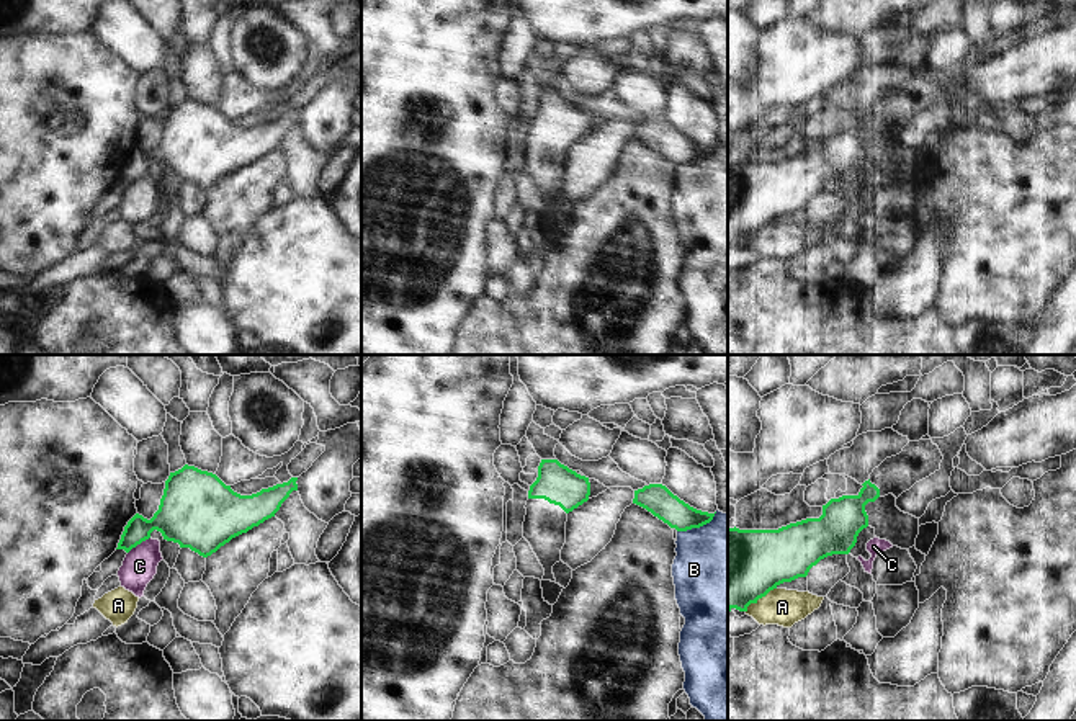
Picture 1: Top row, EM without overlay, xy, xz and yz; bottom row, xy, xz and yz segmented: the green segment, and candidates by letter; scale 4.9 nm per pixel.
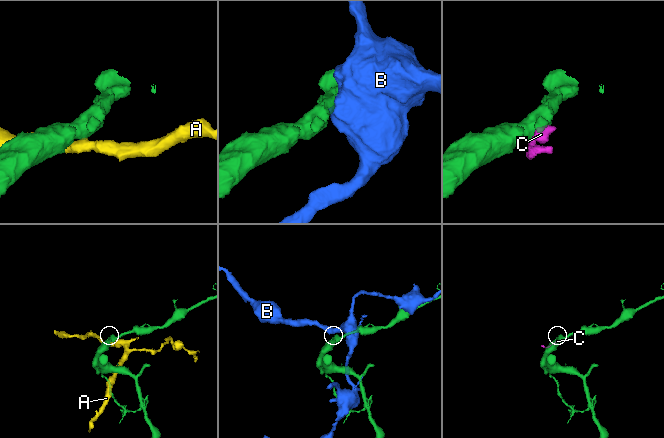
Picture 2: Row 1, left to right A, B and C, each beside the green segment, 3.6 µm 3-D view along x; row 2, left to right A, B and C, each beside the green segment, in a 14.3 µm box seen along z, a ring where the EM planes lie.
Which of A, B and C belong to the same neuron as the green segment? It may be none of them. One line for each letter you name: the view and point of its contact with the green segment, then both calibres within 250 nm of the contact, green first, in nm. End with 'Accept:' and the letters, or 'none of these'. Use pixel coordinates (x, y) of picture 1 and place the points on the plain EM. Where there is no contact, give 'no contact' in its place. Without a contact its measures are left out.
Accept: none of these

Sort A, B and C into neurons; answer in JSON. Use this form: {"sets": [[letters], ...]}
{"sets": [["A"], ["B"], ["C"]]}

